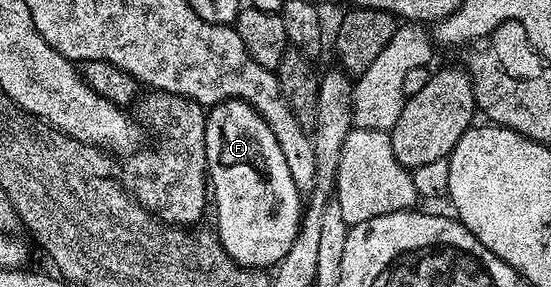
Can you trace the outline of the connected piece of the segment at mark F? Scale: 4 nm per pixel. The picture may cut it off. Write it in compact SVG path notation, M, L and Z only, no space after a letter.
M222 101L220 105L210 106L206 115L207 176L209 189L213 194L213 213L215 209L216 221L214 224L217 226L219 241L239 265L261 270L266 270L267 265L278 266L289 247L293 247L293 239L299 230L305 205L301 200L299 188L293 183L293 175L289 175L285 155L277 143L277 135L269 131L266 119L244 101Z

